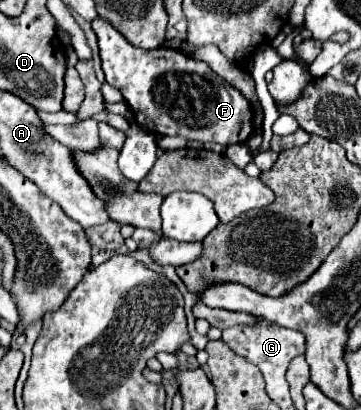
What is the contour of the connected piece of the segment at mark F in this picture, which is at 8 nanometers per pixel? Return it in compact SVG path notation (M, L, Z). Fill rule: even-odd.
M95 17L91 23L103 61L105 79L119 89L131 107L135 121L151 133L179 135L201 143L215 141L221 145L243 143L253 129L251 103L235 87L213 75L207 63L193 59L183 51L143 51L125 41L125 37L105 19Z

